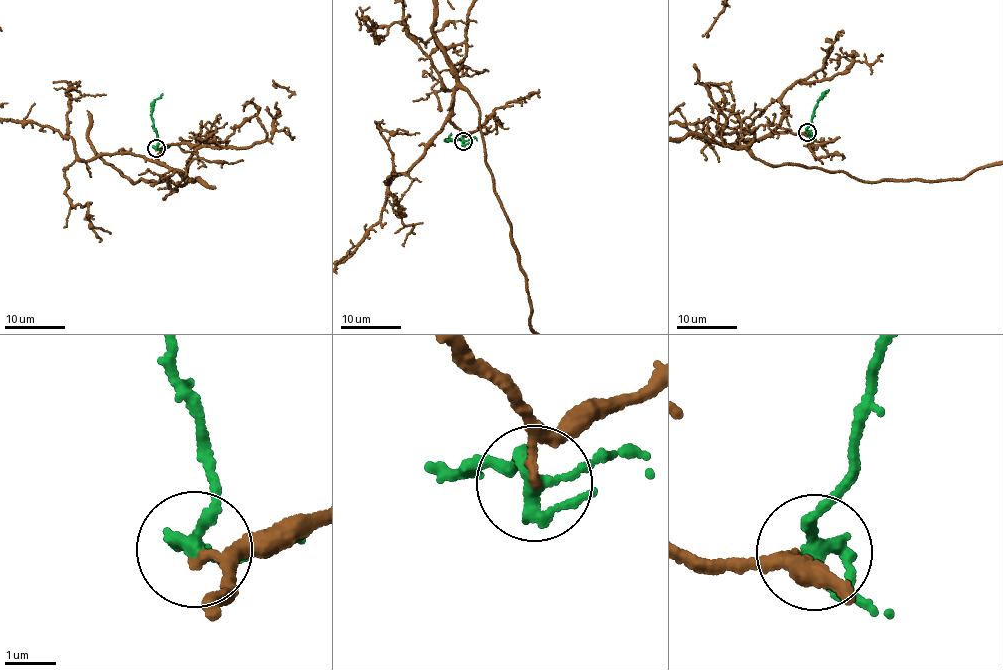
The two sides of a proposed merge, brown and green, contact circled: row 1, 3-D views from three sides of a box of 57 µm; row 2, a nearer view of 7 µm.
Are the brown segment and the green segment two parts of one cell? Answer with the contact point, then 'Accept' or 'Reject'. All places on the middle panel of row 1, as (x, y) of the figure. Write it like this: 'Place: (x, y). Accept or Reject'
Place: (463, 141). Accept

